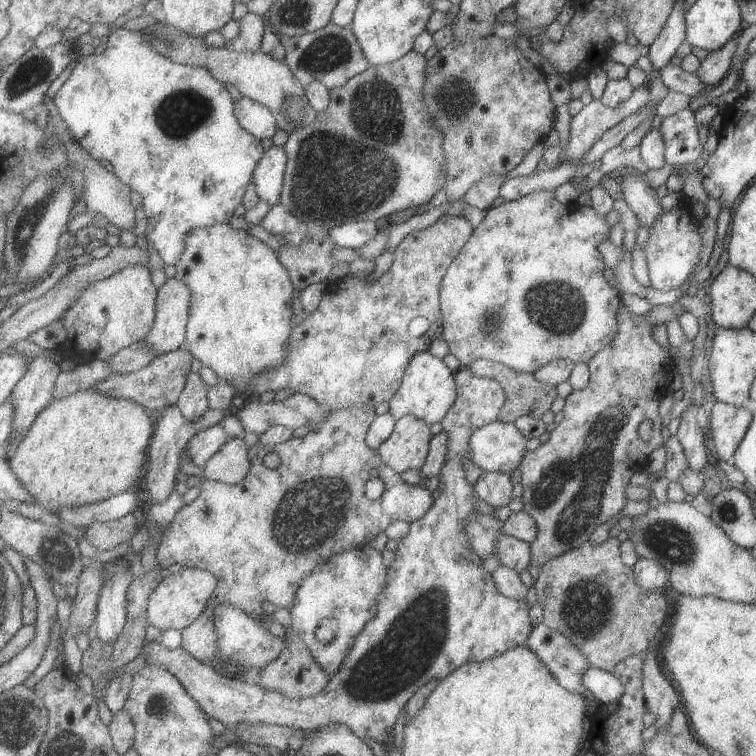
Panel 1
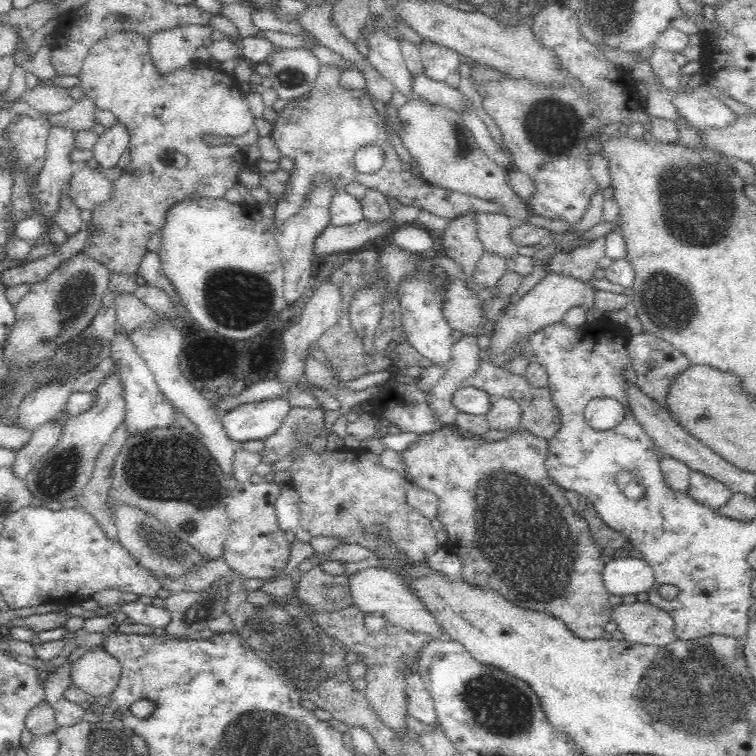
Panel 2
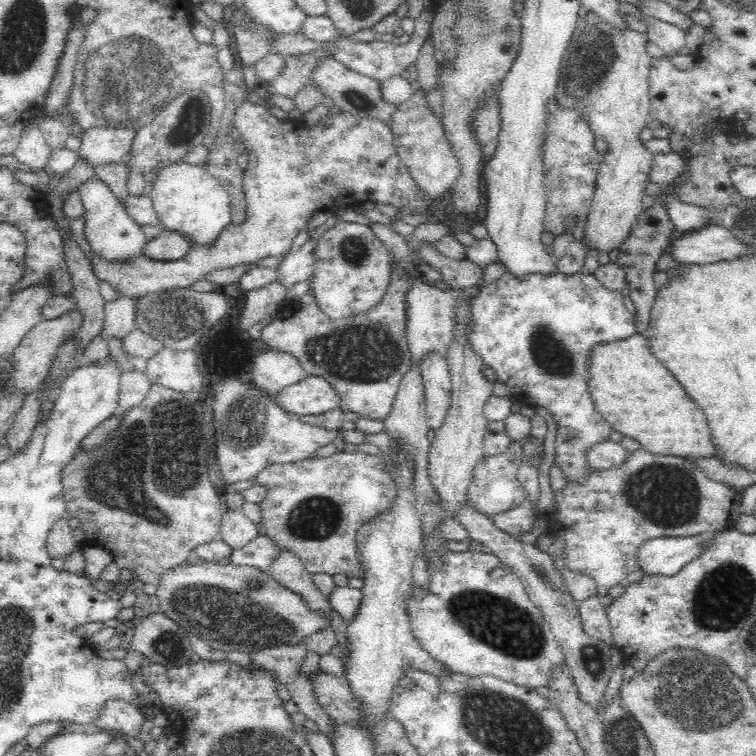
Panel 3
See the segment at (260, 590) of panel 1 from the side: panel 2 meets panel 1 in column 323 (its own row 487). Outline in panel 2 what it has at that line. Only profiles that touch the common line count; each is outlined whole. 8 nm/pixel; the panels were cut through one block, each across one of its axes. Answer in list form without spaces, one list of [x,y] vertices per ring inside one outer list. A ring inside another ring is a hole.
[[[443,425],[438,430],[431,433],[419,435],[419,441],[412,445],[410,448],[401,452],[407,464],[406,480],[414,485],[430,490],[438,497],[437,515],[438,519],[443,524],[443,530],[447,532],[447,538],[450,544],[454,546],[467,546],[467,548],[454,548],[453,554],[458,554],[464,558],[464,568],[462,568],[463,578],[468,578],[466,582],[473,584],[474,576],[478,572],[486,572],[490,576],[490,581],[487,588],[495,588],[498,590],[506,600],[512,604],[517,604],[522,608],[529,608],[538,612],[547,612],[566,623],[566,626],[578,638],[584,640],[598,639],[605,635],[604,626],[611,620],[612,606],[608,603],[608,596],[610,593],[607,591],[603,583],[603,570],[605,569],[606,562],[602,560],[602,550],[604,547],[599,546],[593,539],[589,522],[584,520],[579,513],[570,506],[566,498],[566,490],[562,486],[558,486],[556,481],[550,477],[548,469],[546,468],[546,457],[549,447],[549,439],[543,439],[539,436],[534,436],[528,429],[519,428],[509,437],[504,437],[491,443],[483,443],[479,438],[473,437],[460,437],[456,435],[448,425]]]

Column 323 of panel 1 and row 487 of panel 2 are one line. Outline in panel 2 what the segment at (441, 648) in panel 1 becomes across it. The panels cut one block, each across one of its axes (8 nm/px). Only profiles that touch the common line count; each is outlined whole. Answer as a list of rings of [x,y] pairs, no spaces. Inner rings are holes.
[[[690,472],[688,494],[700,504],[717,509],[732,496],[733,492],[722,482],[704,475],[702,472]]]

